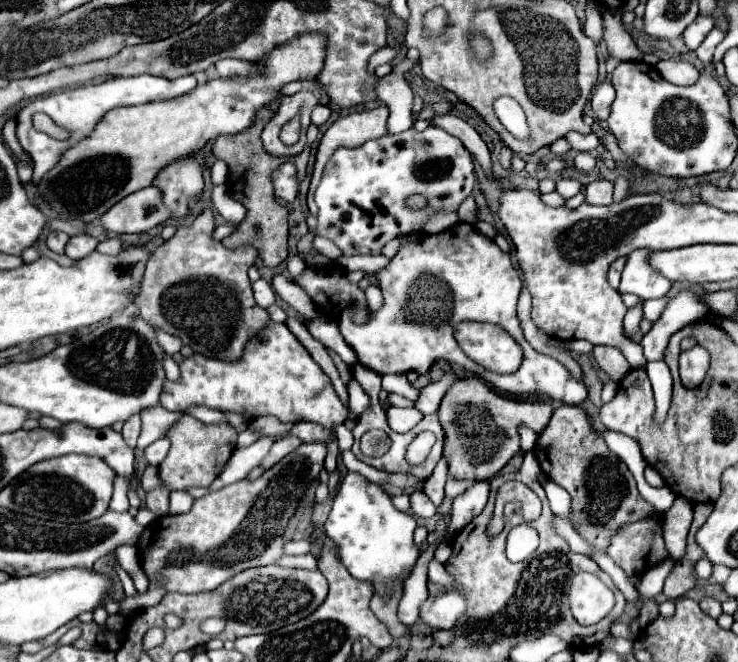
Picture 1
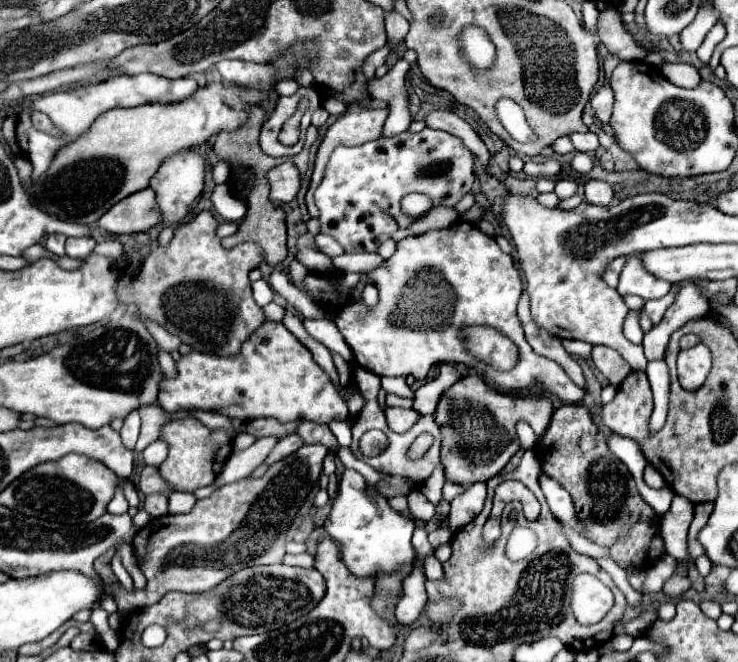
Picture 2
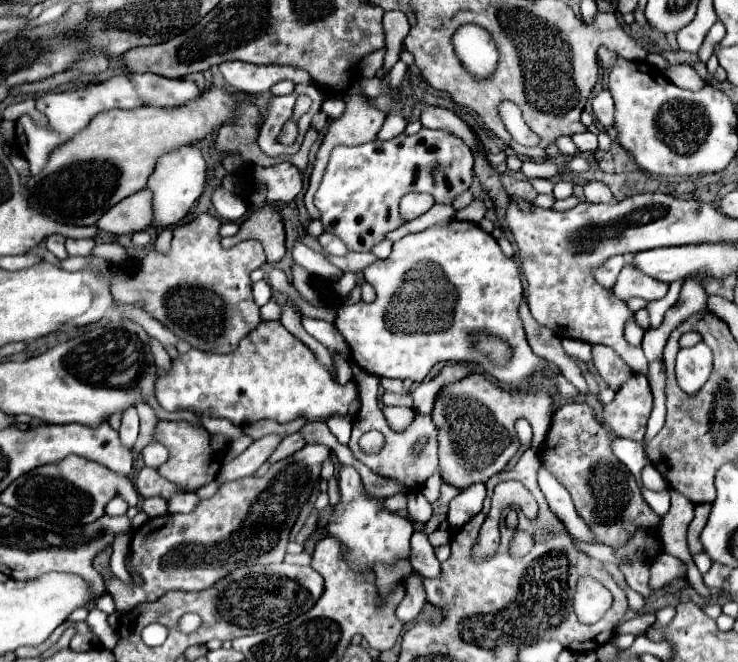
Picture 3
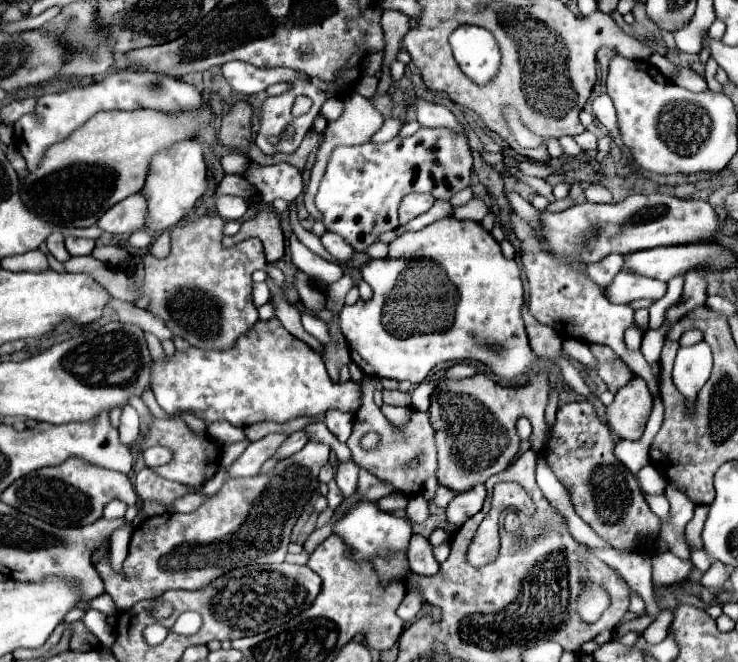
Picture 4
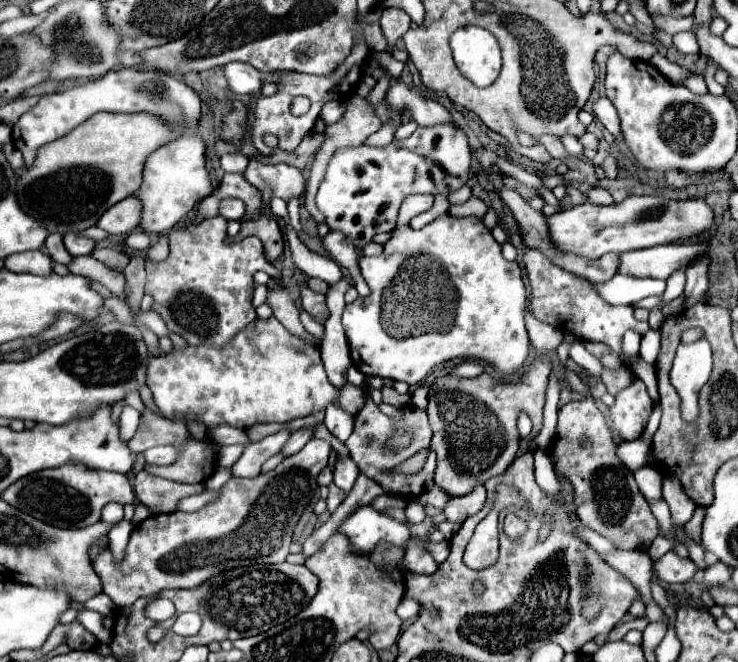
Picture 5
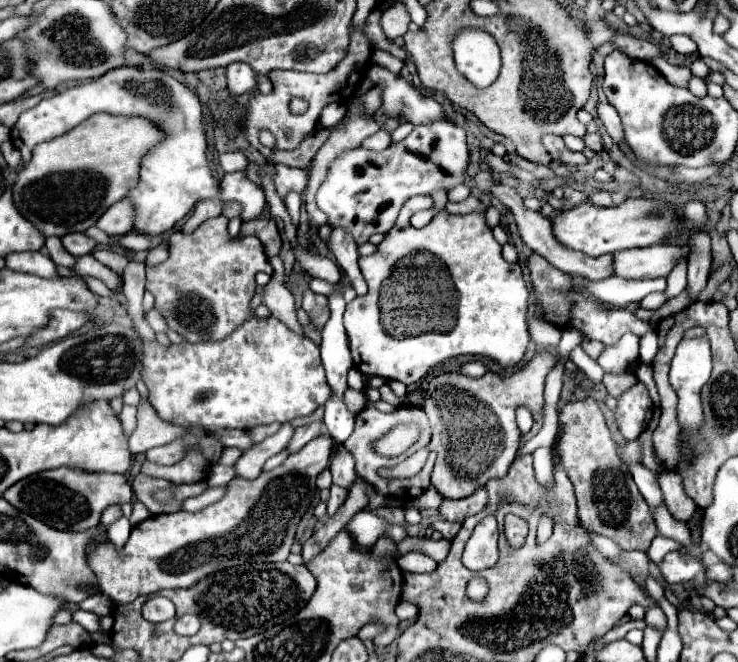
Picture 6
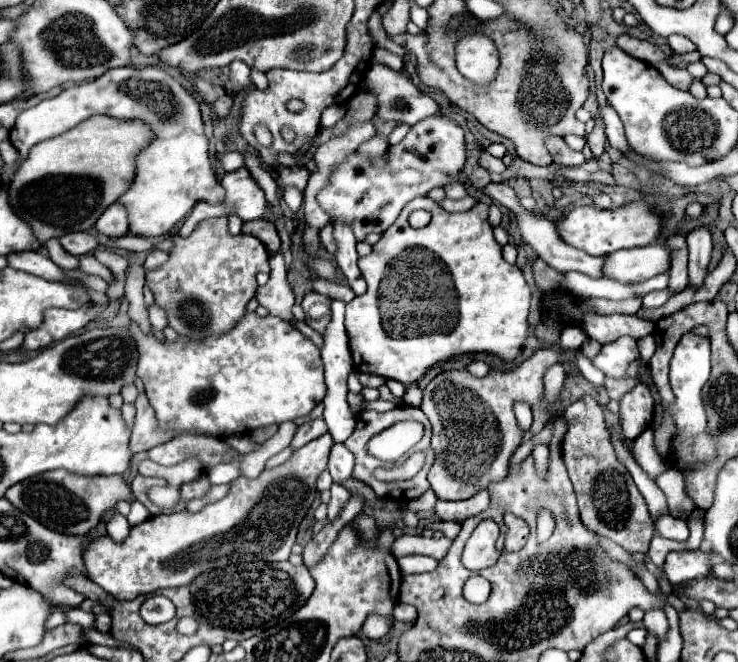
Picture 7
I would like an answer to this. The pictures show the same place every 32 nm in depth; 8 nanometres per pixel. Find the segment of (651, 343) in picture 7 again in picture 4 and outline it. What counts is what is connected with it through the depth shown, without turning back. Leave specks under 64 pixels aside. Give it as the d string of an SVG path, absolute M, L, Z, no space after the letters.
M664 324L662 328L658 328L658 330L646 330L646 332L644 332L640 350L642 350L644 358L646 358L650 364L658 362L658 358L660 358L660 350L662 350L664 334L666 334L666 324Z

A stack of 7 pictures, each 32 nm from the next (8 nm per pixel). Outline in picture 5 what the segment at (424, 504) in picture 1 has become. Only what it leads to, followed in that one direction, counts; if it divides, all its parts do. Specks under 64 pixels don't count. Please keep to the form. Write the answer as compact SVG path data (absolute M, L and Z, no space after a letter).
M416 498L406 506L406 522L408 524L418 524L424 520L424 506L416 502Z

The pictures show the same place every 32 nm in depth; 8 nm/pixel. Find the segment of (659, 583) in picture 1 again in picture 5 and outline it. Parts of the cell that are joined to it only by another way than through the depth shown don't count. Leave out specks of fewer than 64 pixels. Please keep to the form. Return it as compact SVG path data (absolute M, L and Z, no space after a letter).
M664 554L660 560L654 562L658 572L658 580L674 584L674 582L688 582L700 574L700 568L690 558L680 558L678 554Z

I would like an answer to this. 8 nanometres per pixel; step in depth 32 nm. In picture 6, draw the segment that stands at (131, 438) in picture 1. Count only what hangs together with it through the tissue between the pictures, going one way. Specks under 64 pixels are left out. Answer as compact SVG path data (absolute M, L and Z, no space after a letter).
M124 404L122 412L120 412L120 420L122 420L122 424L124 424L124 430L126 430L128 434L132 434L132 430L134 430L134 426L136 426L136 408Z

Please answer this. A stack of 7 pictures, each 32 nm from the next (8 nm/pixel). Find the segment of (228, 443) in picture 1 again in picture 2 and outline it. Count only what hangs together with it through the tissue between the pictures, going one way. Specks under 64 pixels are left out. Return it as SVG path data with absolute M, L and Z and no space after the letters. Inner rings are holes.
M194 418L166 422L162 426L160 440L164 440L170 448L166 462L158 468L160 476L164 476L164 480L168 480L174 486L174 490L182 490L182 492L194 492L196 488L212 484L222 470L226 456L232 450L230 434L226 434L222 430L210 432L206 426L198 426L198 422L194 422ZM152 494L152 496L146 496L146 500L144 500L144 510L146 510L152 518L158 518L158 516L168 514L166 496L164 496L164 494Z

